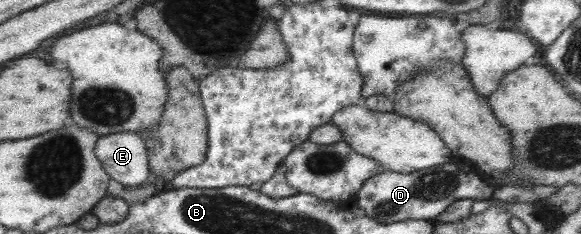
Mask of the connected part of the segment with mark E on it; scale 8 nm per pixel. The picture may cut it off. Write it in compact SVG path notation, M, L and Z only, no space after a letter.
M123 132L98 136L95 153L109 178L125 188L145 185L149 177L148 155L139 134Z

